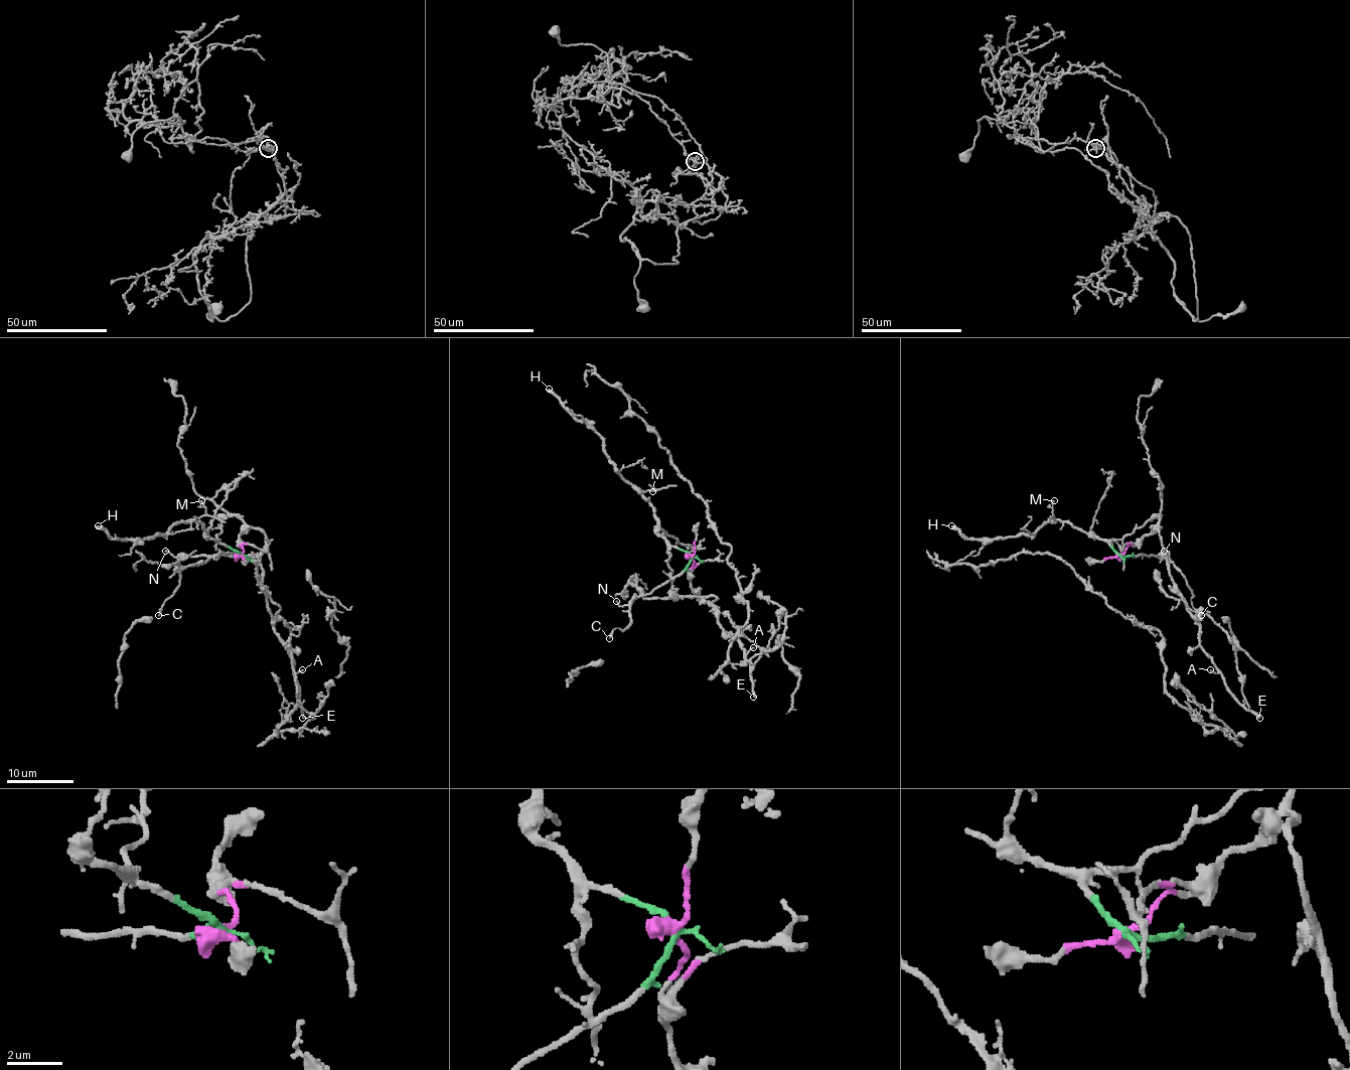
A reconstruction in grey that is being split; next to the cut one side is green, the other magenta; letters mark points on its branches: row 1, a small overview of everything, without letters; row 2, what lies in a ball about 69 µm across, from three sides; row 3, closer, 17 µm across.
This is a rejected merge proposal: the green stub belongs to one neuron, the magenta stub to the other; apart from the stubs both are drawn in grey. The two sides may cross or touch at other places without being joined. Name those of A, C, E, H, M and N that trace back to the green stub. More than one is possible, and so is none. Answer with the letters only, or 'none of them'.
C, H, M, N

